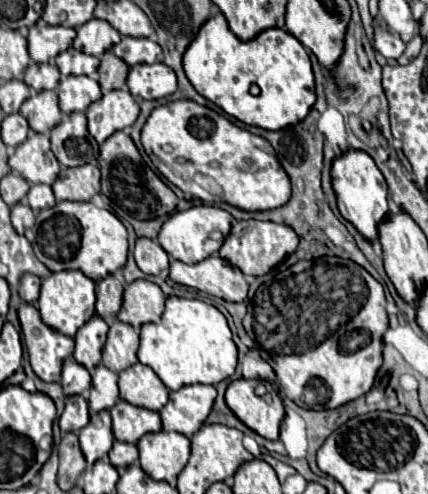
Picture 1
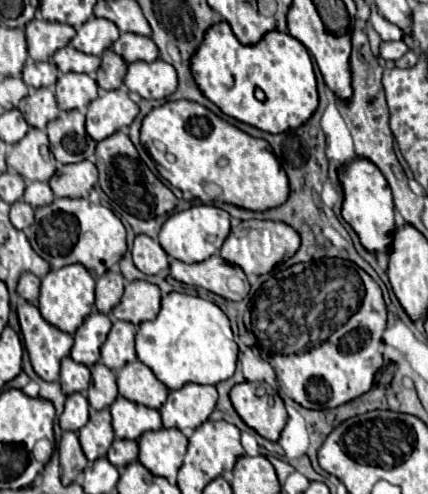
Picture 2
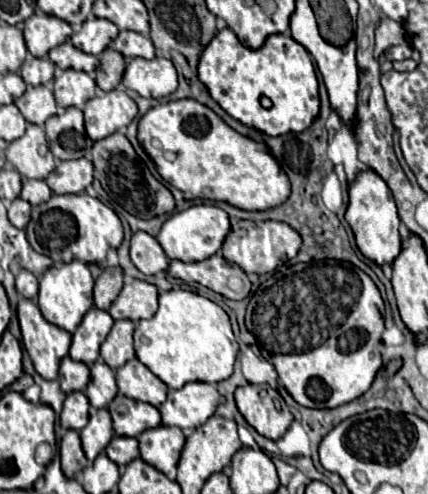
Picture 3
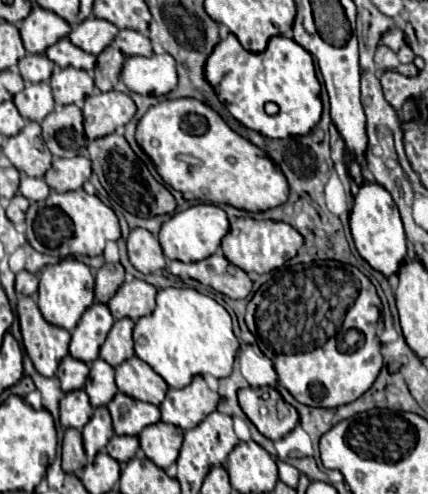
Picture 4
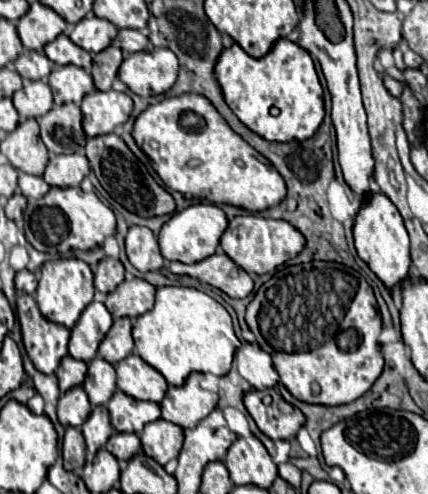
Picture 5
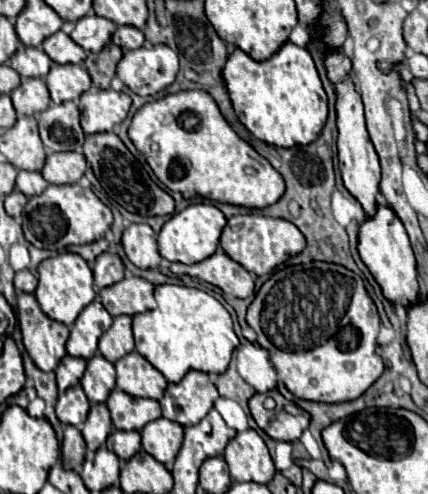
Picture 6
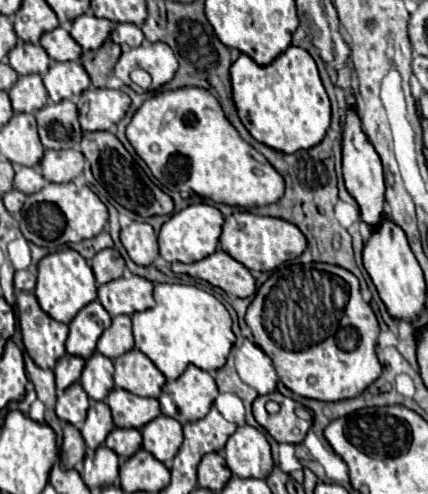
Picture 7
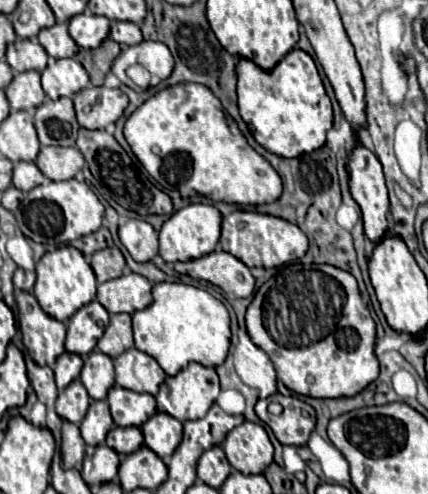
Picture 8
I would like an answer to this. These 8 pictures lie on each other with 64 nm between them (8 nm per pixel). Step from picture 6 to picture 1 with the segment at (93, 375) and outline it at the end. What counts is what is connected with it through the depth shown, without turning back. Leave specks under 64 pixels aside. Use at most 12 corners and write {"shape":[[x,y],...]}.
{"shape":[[98,364],[90,408],[110,410],[118,398],[118,374]]}

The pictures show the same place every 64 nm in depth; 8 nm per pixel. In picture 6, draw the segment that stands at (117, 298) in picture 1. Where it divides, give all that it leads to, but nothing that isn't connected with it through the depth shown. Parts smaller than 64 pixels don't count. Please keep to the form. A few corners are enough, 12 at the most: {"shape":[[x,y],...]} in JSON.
{"shape":[[102,252],[94,260],[94,284],[112,286],[124,278],[120,256]]}

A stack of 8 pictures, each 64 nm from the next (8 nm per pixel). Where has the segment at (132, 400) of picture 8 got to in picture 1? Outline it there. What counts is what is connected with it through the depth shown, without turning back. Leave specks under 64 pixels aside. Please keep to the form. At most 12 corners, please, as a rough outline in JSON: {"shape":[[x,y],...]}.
{"shape":[[118,400],[112,410],[116,440],[136,444],[160,432],[158,412]]}

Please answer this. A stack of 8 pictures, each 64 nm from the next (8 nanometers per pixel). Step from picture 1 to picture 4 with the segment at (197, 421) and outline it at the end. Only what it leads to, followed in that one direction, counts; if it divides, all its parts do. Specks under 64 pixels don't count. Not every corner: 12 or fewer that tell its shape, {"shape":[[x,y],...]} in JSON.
{"shape":[[194,376],[168,390],[162,422],[190,430],[216,410],[220,396]]}

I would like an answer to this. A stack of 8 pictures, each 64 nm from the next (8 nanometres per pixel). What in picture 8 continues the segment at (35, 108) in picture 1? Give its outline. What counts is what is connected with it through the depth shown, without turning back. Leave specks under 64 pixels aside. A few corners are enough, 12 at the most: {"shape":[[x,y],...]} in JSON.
{"shape":[[14,72],[4,92],[14,110],[44,102],[40,74]]}

